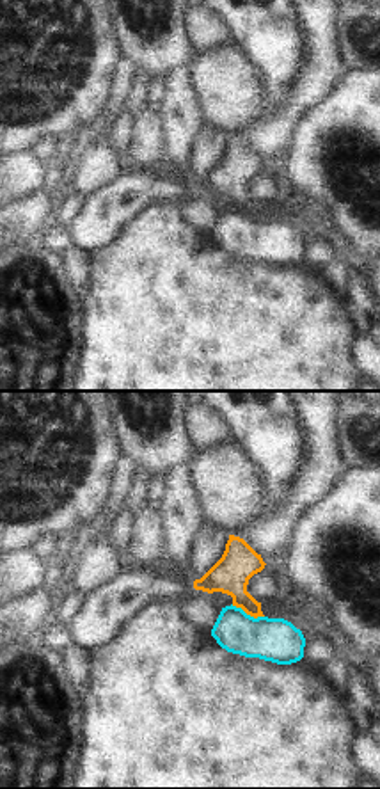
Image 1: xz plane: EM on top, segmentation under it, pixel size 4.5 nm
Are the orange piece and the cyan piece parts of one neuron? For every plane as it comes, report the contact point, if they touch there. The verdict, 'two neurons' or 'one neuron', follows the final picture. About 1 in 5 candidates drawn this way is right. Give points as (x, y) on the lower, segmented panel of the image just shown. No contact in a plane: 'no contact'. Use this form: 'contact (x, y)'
contact (247, 613)

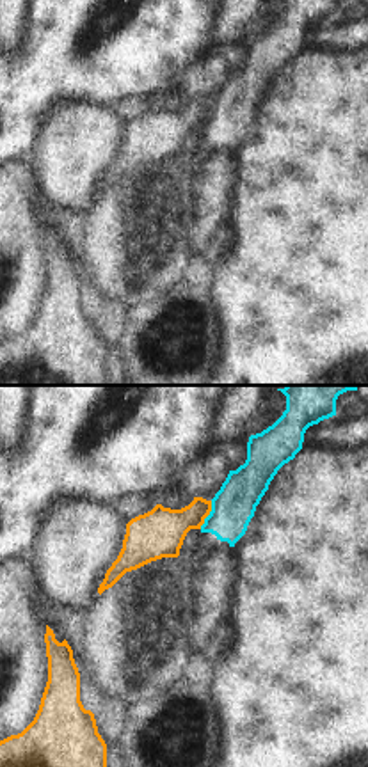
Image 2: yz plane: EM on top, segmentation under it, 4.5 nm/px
contact (208, 513)

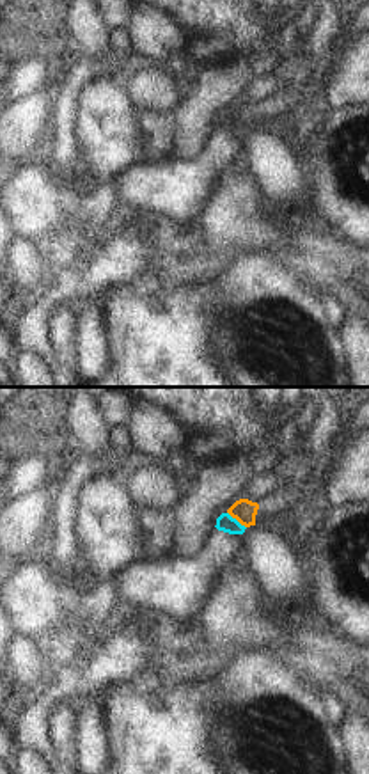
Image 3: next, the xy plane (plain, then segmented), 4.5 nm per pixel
contact (236, 519)

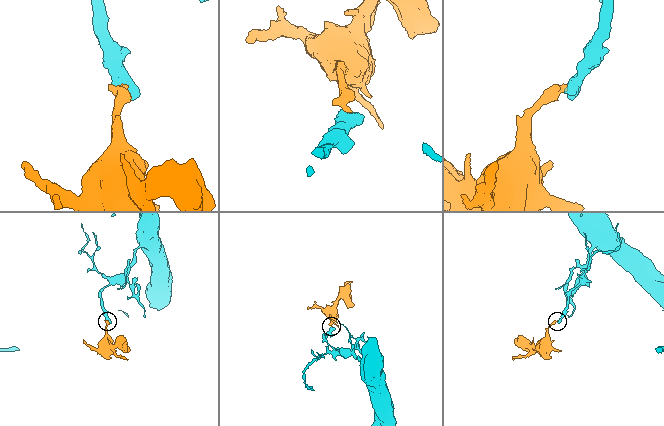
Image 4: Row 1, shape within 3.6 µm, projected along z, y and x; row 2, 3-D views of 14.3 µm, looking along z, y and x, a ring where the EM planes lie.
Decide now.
two neurons

